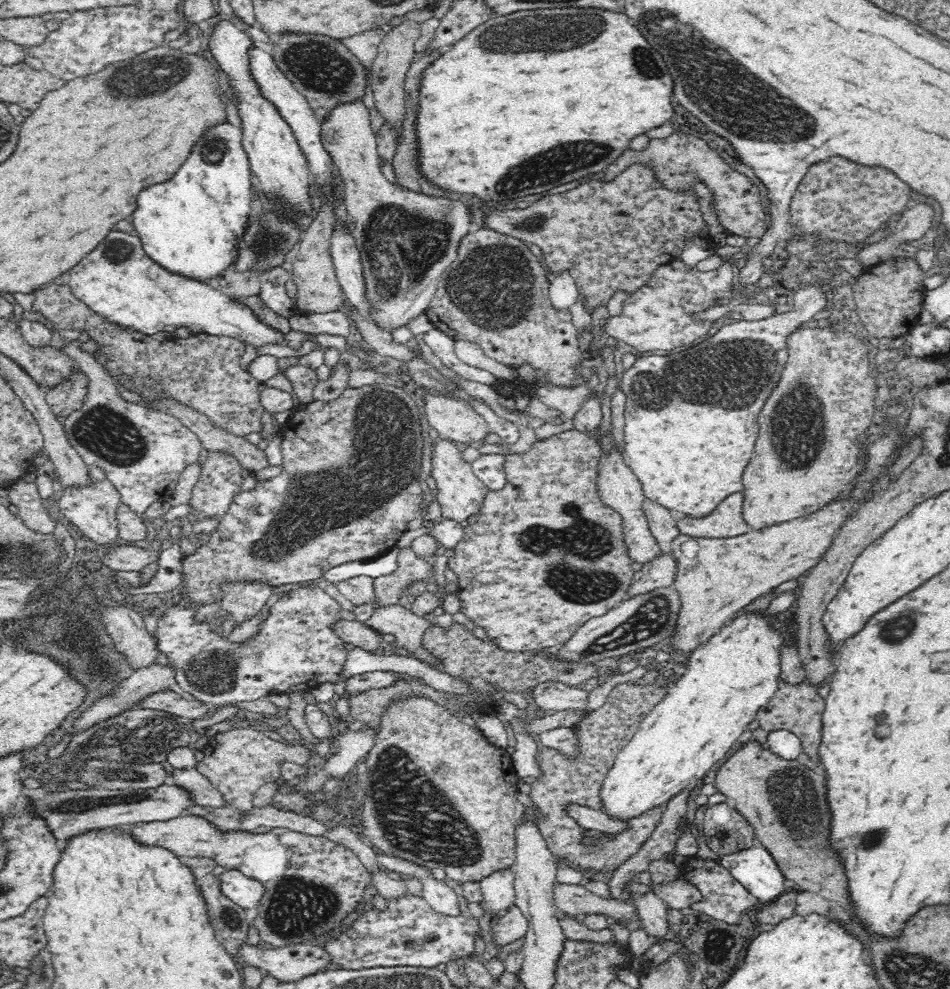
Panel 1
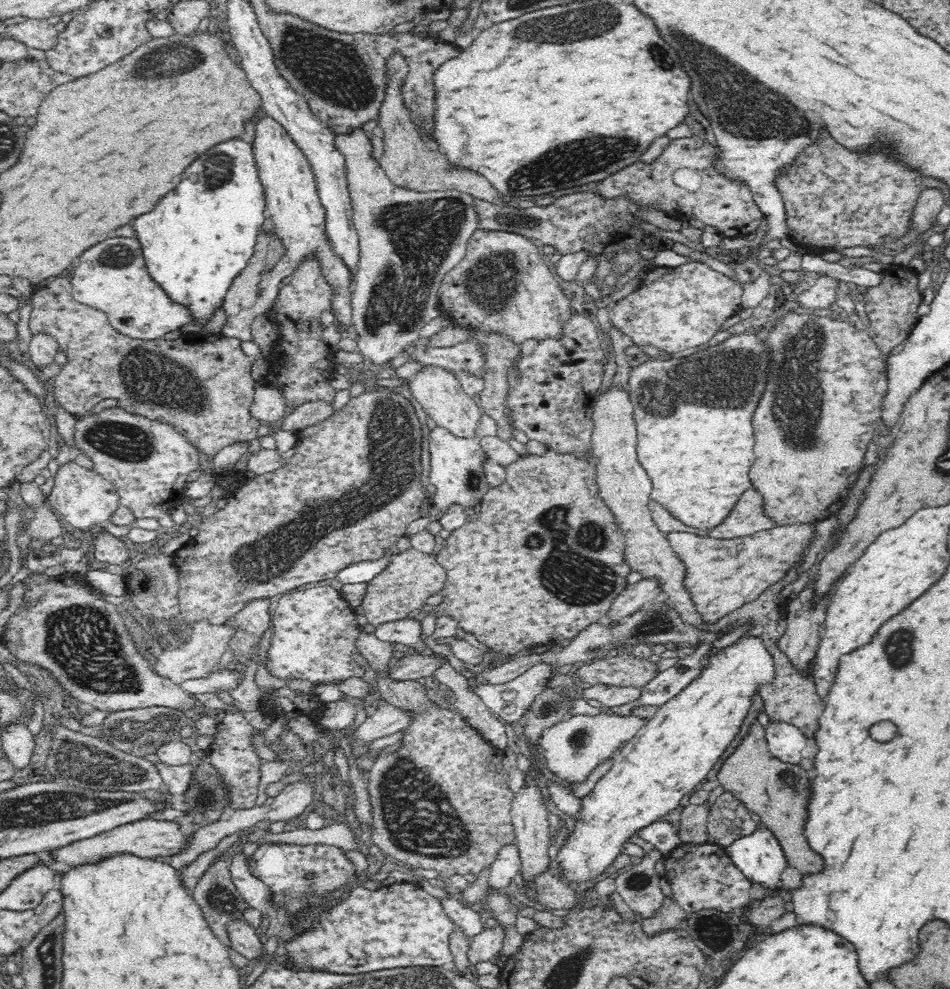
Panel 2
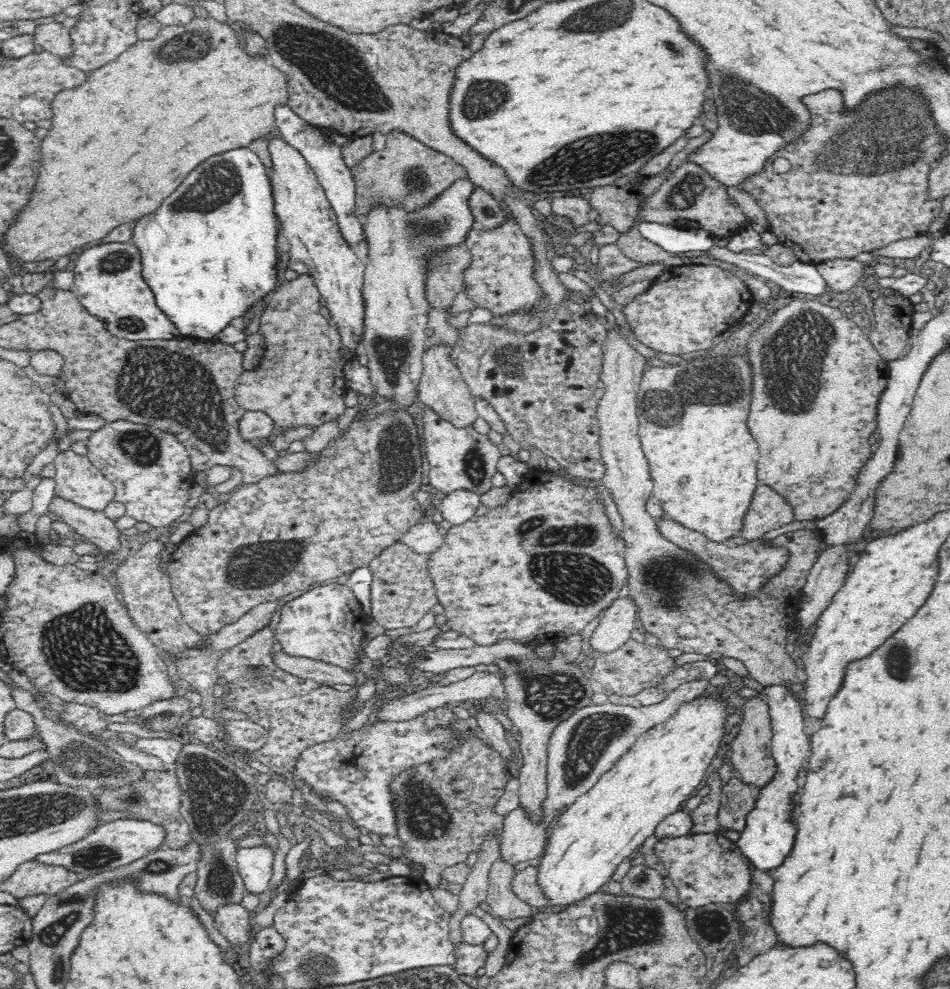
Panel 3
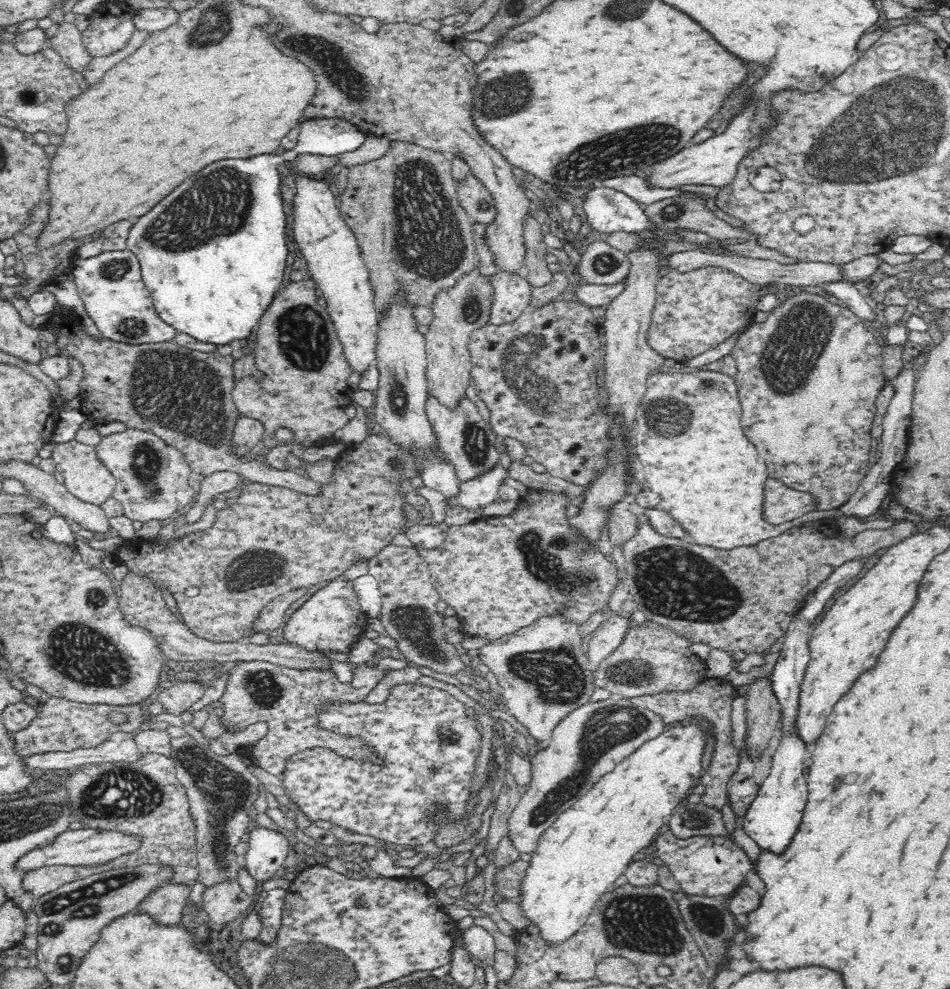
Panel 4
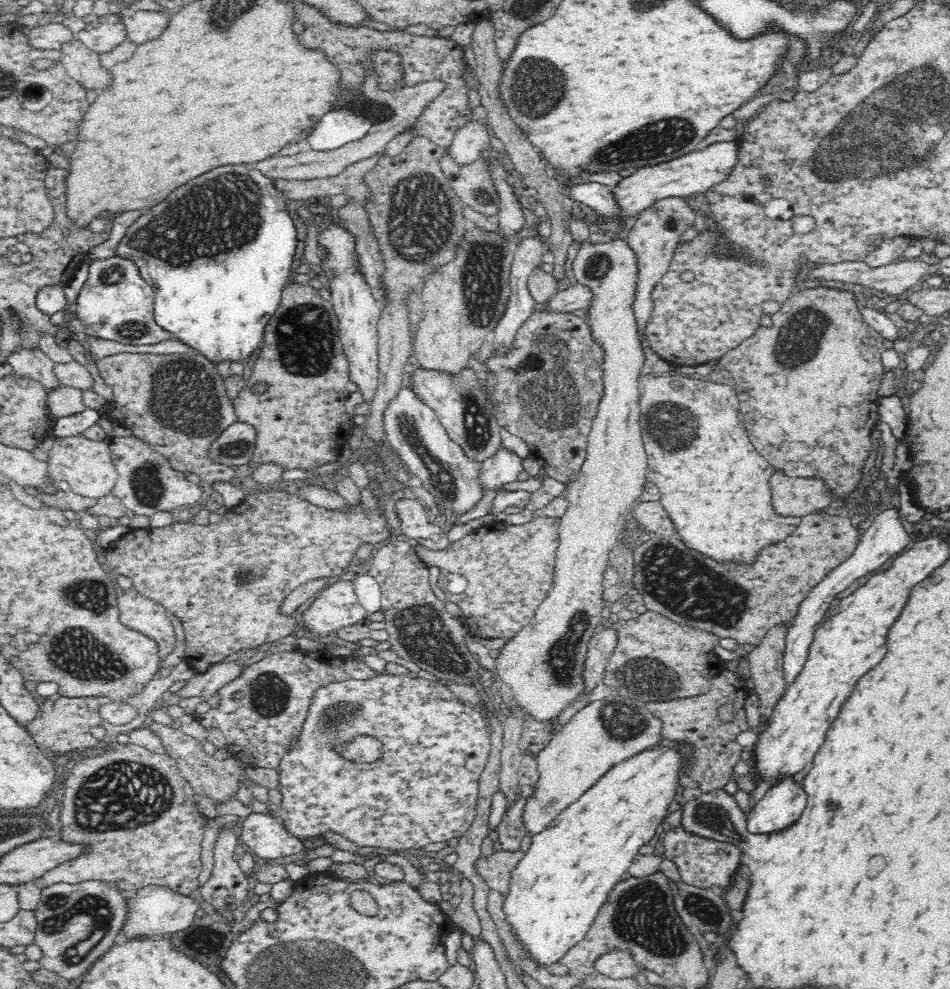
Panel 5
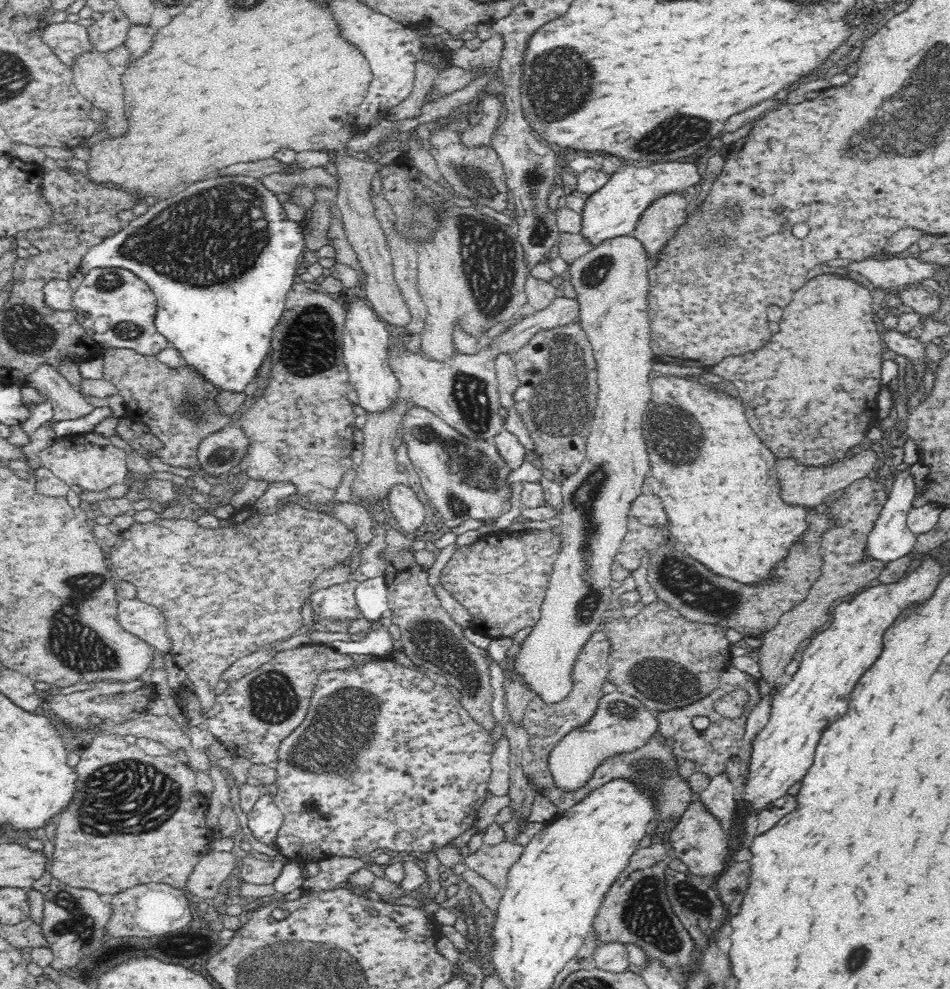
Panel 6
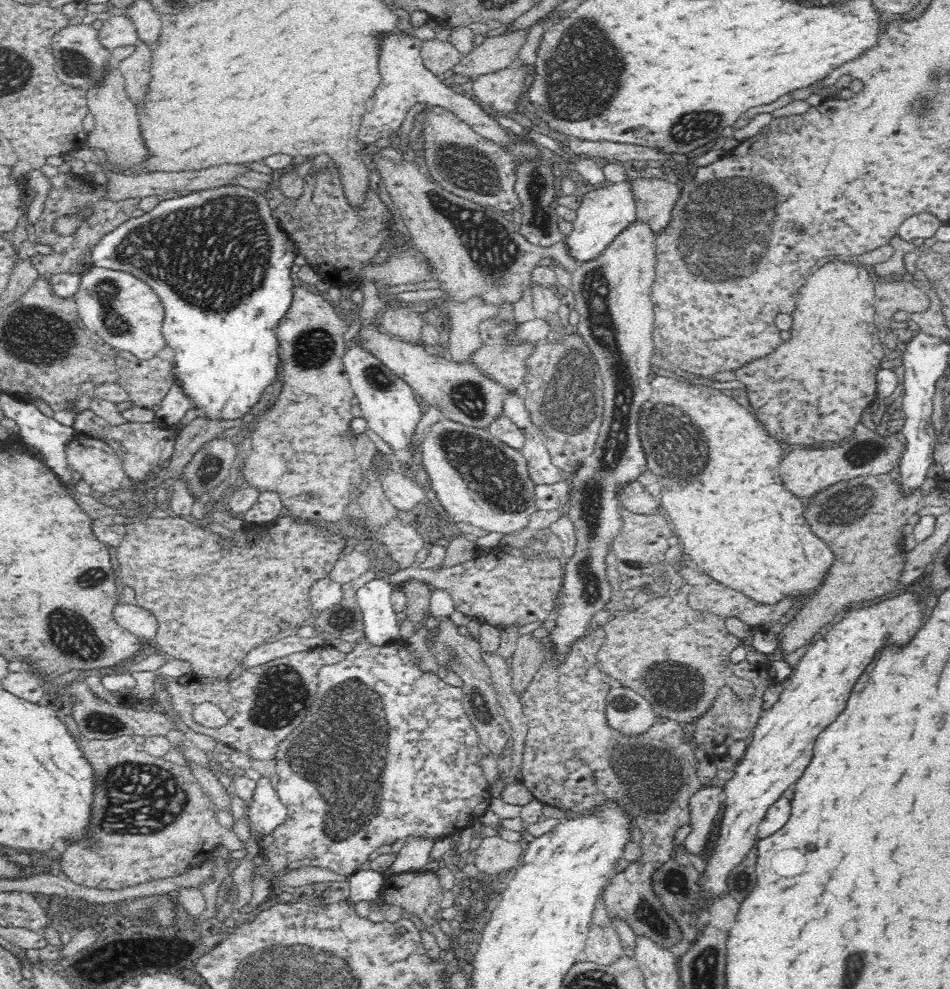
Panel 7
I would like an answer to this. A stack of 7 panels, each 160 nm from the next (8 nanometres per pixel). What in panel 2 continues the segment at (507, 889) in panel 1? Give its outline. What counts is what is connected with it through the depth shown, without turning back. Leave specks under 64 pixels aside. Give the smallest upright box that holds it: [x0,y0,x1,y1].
[489,840,522,889]

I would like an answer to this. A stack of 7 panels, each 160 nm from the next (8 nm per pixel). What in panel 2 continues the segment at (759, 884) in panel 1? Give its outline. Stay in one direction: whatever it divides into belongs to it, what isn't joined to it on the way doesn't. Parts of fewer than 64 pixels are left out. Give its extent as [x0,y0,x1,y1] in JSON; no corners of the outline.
[726,822,787,890]

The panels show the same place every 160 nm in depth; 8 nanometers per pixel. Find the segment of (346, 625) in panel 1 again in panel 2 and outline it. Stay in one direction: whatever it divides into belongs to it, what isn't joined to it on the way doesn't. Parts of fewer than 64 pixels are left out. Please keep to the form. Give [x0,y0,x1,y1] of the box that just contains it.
[356,632,515,880]

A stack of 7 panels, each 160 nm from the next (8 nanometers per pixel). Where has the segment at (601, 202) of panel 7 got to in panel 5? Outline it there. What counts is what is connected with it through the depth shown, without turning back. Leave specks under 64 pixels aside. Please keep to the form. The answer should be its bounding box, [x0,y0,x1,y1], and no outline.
[586,141,739,236]

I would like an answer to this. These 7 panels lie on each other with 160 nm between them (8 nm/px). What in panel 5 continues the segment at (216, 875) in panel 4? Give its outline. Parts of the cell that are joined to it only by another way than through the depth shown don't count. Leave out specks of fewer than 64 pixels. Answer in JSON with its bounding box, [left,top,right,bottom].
[140,718,245,804]

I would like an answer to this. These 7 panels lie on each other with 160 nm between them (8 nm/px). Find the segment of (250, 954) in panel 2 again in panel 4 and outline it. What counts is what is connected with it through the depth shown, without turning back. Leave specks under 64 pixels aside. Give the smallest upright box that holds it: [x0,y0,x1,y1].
[202,879,253,925]

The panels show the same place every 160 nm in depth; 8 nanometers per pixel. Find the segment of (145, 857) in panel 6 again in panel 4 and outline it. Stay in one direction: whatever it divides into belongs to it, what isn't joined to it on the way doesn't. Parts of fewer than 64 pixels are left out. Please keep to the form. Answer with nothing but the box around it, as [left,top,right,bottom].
[23,752,200,898]

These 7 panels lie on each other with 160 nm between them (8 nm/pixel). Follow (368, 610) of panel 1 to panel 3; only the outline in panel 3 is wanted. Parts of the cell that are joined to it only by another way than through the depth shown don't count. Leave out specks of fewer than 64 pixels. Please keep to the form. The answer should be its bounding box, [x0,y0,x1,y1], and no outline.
[368,543,439,629]

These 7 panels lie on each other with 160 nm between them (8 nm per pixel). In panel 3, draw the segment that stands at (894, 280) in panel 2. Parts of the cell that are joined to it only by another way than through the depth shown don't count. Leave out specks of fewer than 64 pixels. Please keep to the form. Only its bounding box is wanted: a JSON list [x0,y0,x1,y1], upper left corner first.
[869,293,916,362]

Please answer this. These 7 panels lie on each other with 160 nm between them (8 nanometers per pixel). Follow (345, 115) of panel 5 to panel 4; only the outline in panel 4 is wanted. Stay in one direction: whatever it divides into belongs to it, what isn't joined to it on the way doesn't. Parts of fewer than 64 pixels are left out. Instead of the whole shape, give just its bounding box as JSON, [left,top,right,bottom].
[127,118,367,346]

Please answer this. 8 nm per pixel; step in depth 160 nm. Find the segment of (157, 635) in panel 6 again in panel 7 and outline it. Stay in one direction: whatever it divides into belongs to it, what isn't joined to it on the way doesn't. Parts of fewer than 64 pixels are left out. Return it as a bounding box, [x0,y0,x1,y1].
[112,602,157,640]

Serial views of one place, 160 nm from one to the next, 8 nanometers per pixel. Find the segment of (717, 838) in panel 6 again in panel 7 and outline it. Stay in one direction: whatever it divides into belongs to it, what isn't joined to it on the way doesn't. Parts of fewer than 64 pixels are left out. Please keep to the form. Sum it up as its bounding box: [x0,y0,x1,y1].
[682,784,723,857]

